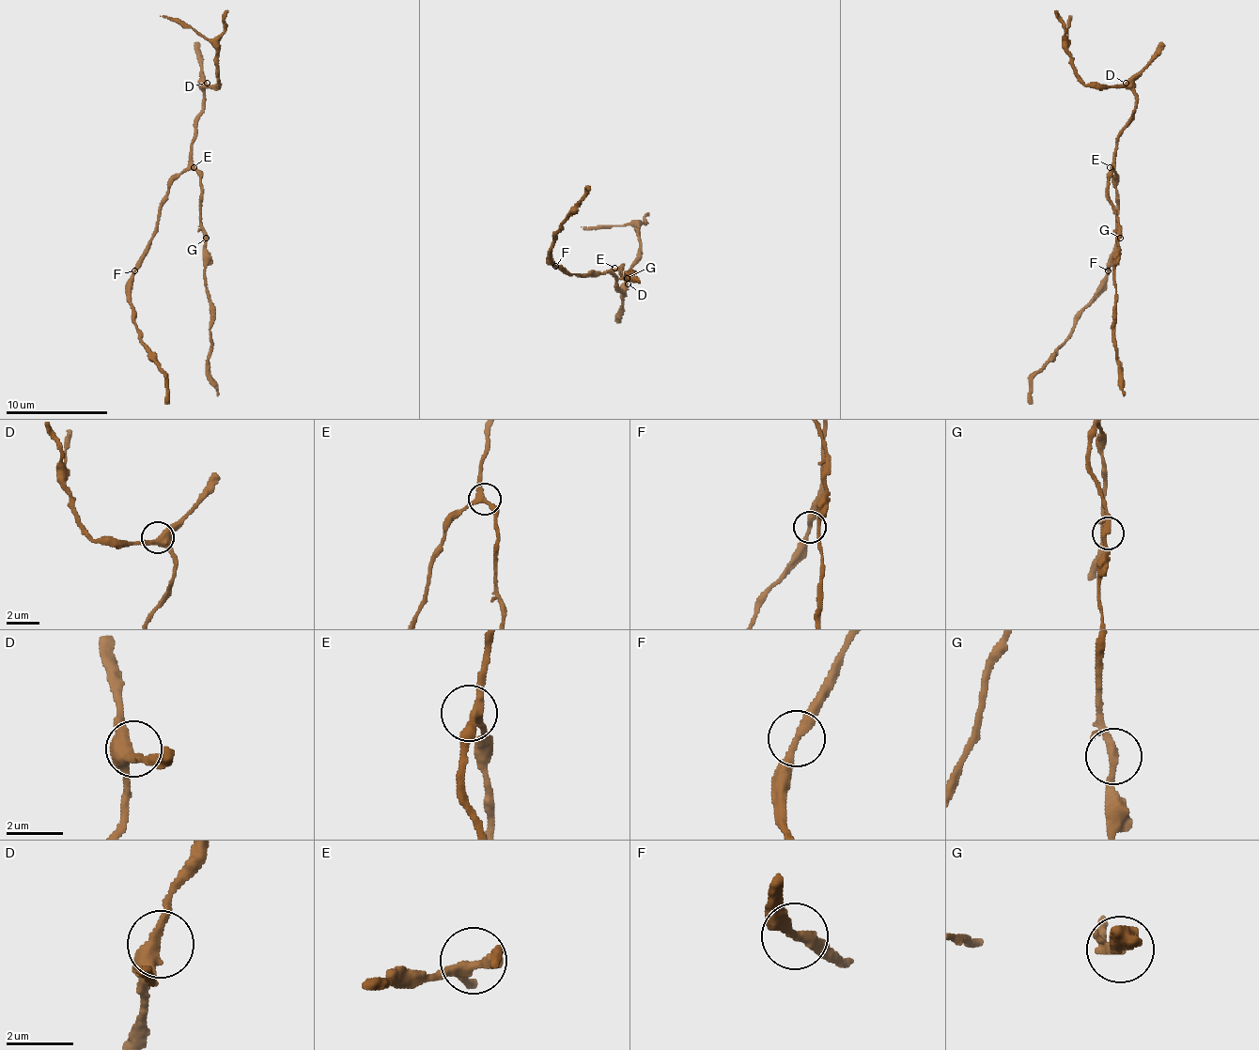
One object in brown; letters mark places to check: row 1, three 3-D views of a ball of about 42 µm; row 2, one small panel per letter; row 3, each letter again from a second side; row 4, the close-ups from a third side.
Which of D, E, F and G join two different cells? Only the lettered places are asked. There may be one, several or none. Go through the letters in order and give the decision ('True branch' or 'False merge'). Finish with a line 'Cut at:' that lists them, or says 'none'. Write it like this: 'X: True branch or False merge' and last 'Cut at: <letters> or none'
D: True branch
E: True branch
F: True branch
G: True branch
Cut at: none

